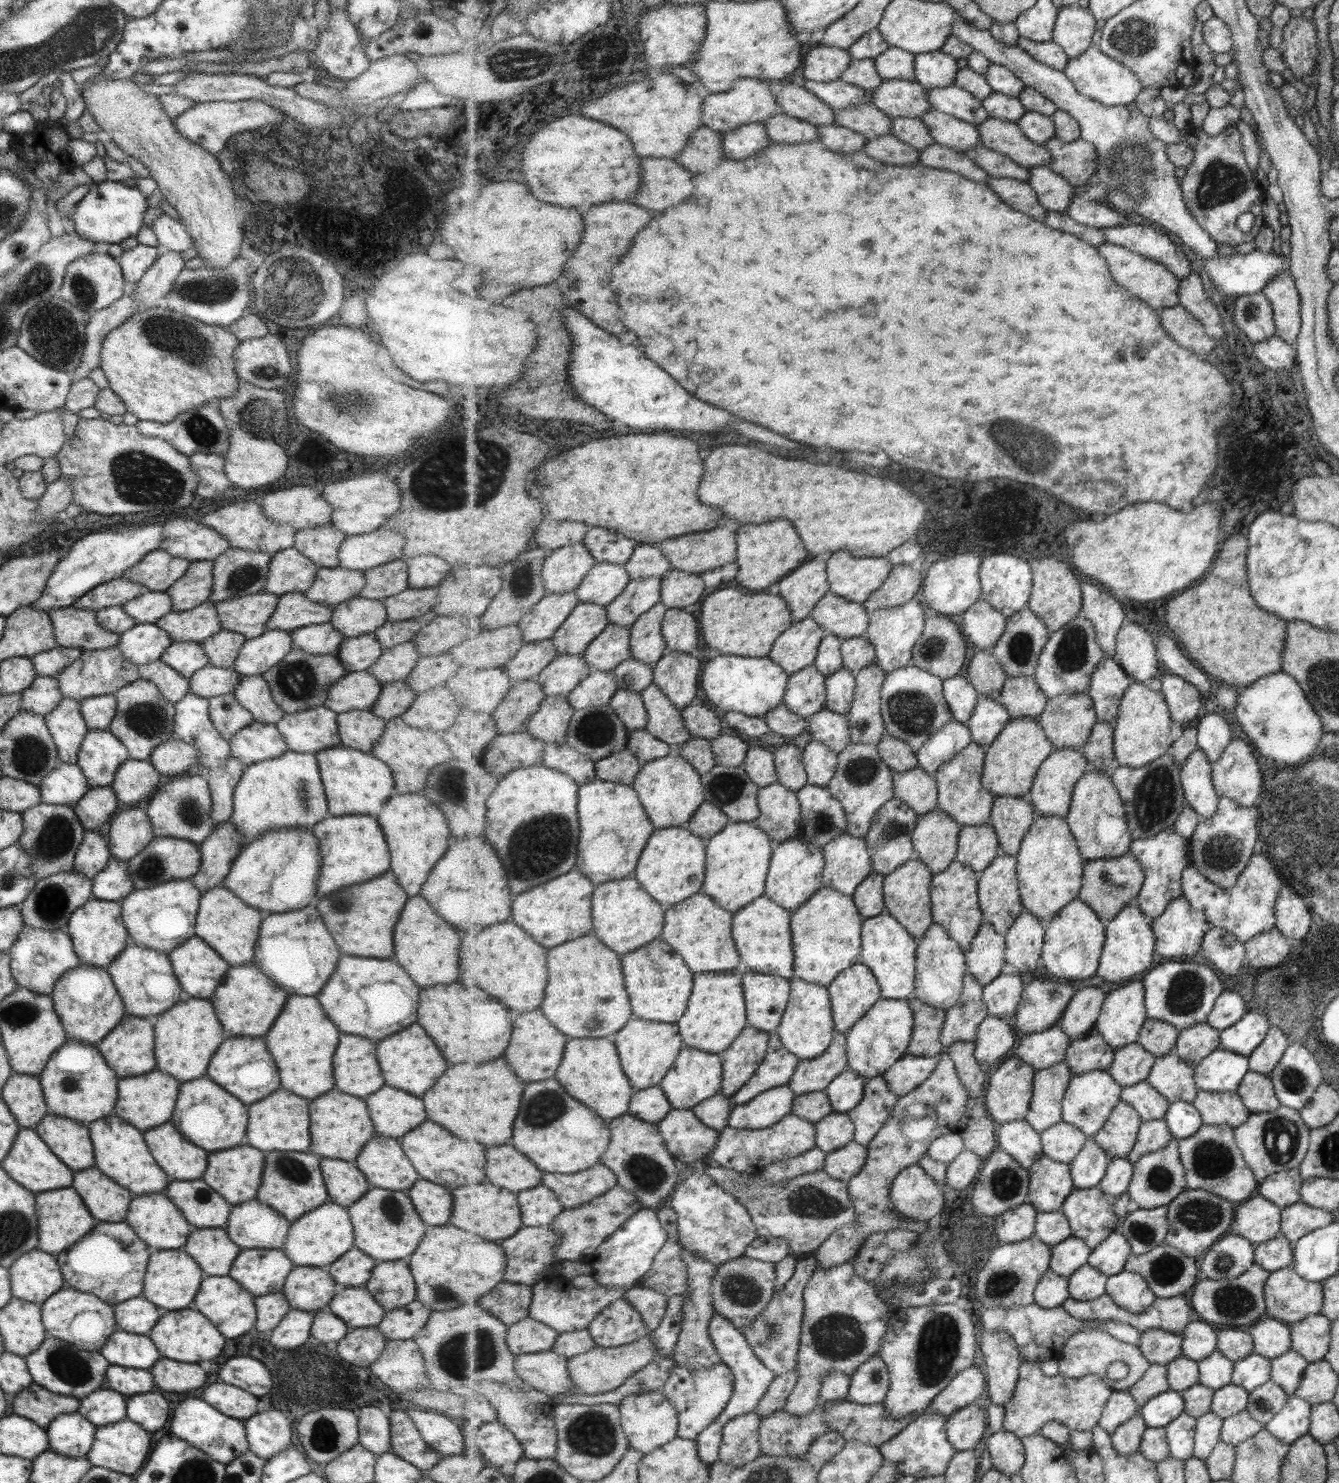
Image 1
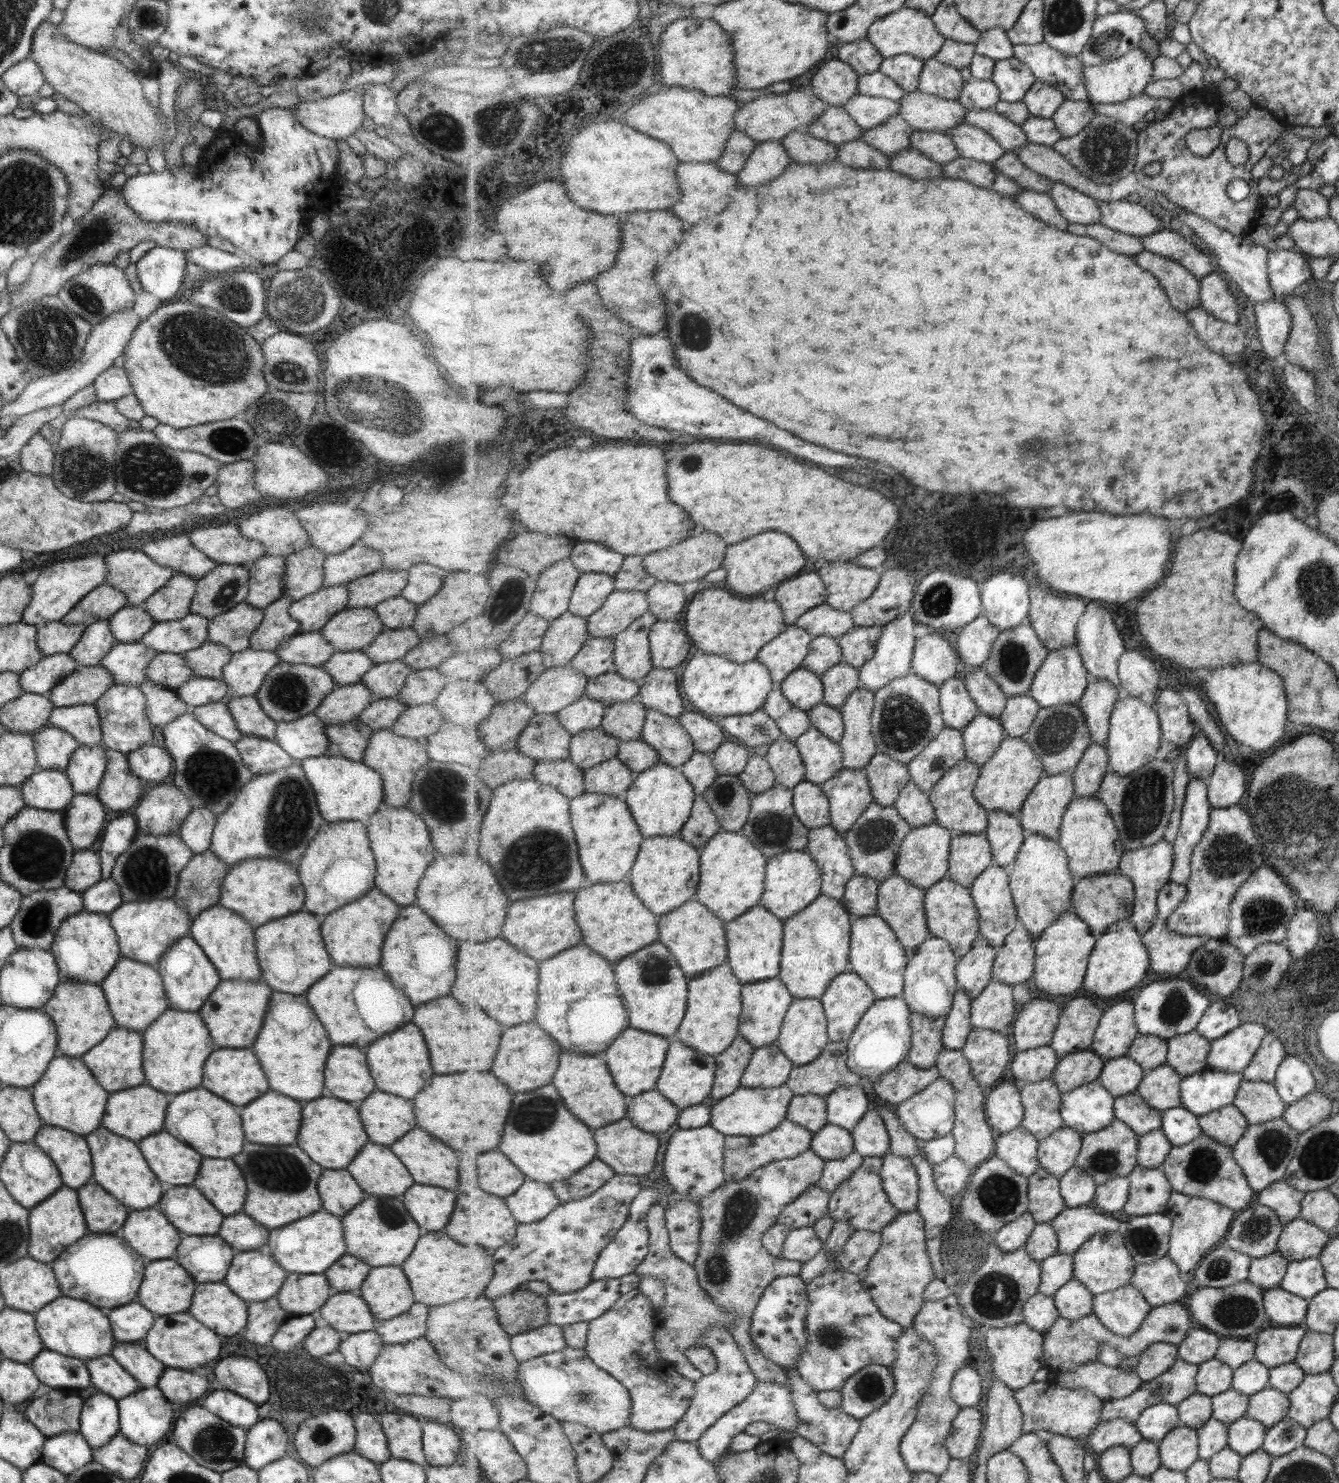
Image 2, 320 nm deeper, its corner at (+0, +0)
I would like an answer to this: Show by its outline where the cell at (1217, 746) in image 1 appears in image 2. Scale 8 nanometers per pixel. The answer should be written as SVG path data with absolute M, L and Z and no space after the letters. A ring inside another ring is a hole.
M1201 731L1191 741L1185 754L1192 777L1203 780L1209 780L1212 777L1220 755L1215 746L1211 744L1209 736Z

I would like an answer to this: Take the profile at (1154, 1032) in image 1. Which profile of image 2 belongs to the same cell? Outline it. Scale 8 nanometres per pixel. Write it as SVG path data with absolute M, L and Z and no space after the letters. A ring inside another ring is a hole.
M1140 1034L1127 1054L1147 1072L1168 1062L1168 1039L1153 1034Z

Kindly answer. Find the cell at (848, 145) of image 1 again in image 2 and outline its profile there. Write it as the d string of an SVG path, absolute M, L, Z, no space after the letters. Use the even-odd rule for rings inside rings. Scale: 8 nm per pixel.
M864 139L846 142L838 149L838 158L847 166L865 170L891 169L890 157L871 146Z

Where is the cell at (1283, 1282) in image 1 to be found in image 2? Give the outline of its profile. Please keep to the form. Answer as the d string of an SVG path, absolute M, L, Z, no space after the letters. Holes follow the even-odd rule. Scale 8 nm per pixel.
M1278 1287L1265 1290L1265 1314L1268 1314L1275 1325L1297 1325L1304 1320L1307 1306L1308 1300Z

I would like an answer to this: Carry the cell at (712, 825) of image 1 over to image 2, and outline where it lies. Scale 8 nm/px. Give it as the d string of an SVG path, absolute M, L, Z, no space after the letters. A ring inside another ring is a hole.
M697 795L692 817L680 830L679 836L702 850L721 830L720 819L713 813L703 795Z

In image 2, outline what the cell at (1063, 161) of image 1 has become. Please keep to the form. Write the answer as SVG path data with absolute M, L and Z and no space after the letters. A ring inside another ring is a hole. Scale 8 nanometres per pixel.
M1097 114L1077 136L1062 137L1054 149L1065 155L1083 174L1099 184L1108 184L1134 172L1138 159L1138 133L1116 118Z

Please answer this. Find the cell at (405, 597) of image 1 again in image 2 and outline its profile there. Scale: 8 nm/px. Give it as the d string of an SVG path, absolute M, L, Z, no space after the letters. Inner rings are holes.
M401 596L387 598L373 608L381 624L389 630L410 628L417 609L417 605Z

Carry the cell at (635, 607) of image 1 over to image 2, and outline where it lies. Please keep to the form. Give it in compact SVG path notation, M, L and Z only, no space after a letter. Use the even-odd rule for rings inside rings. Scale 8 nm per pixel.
M615 590L605 604L587 618L589 632L597 638L615 638L649 610L647 591Z

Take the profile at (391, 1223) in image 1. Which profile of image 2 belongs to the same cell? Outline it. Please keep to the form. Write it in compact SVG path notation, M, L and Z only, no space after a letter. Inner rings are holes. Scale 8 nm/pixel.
M365 1195L340 1222L346 1255L359 1258L370 1267L400 1266L422 1234L398 1197Z

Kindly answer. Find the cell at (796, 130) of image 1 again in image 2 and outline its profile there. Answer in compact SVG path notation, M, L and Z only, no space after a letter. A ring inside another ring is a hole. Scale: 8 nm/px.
M806 129L793 131L782 140L782 143L792 160L799 163L817 165L838 158L837 145L818 139Z

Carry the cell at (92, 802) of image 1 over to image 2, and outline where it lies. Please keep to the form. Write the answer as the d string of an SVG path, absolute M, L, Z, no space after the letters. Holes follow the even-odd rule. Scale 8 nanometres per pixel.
M74 794L63 811L66 835L75 851L90 849L103 828L105 809L93 794Z

